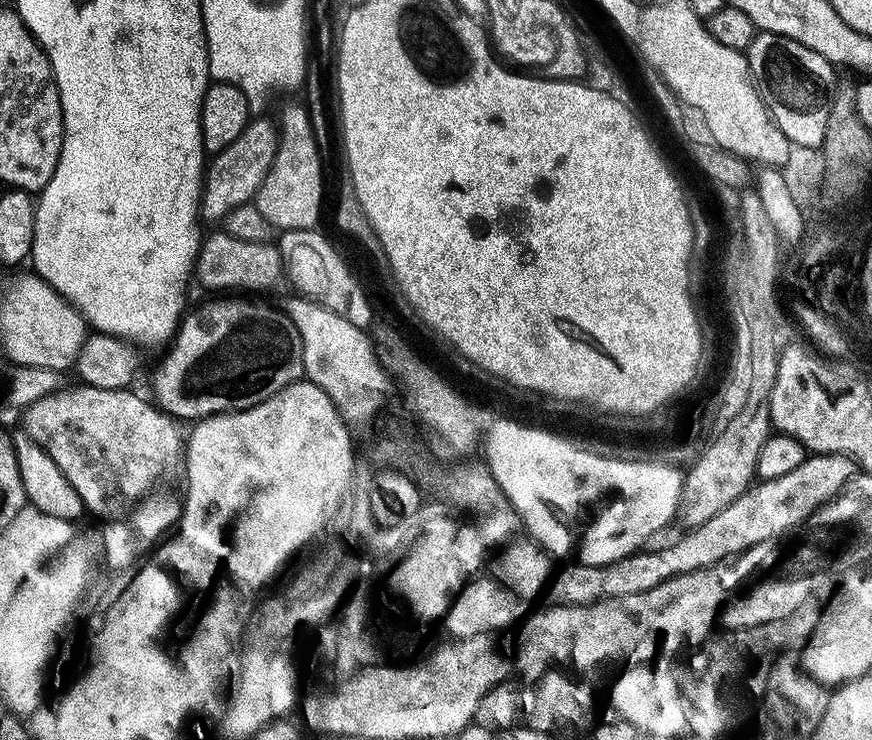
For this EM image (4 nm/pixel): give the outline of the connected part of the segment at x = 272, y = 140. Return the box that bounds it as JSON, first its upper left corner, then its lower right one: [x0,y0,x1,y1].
[200,119,280,221]

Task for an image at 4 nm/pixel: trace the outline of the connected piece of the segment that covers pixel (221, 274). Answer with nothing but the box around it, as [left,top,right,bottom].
[196,230,283,290]

